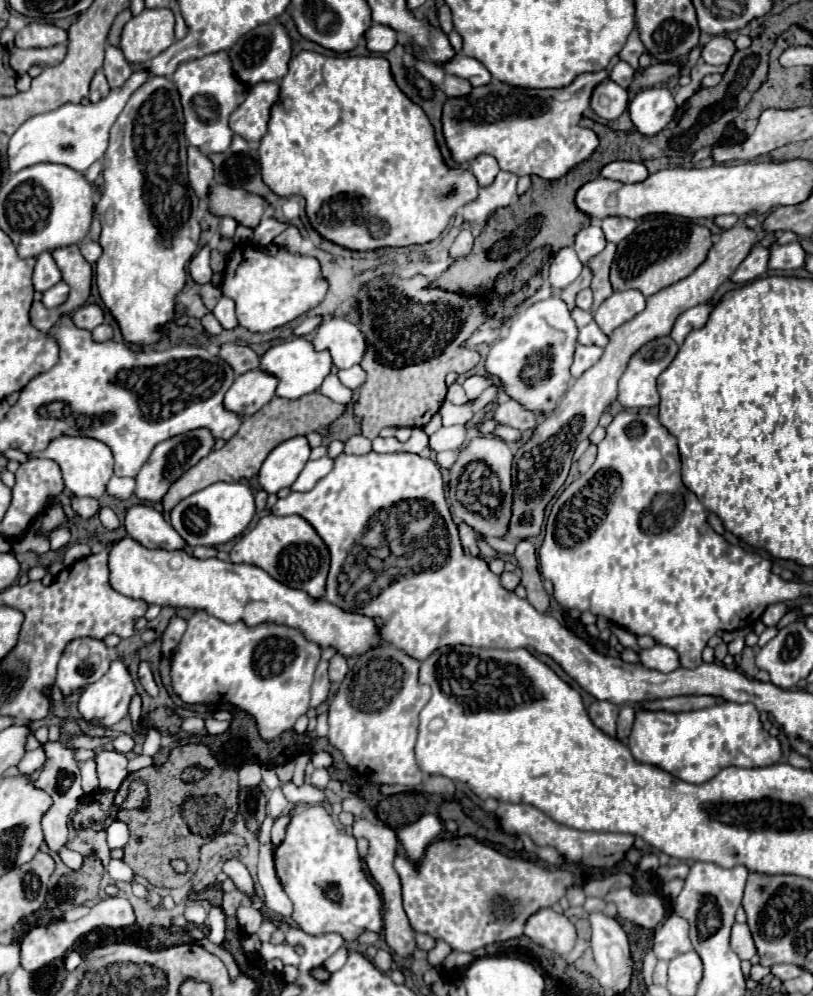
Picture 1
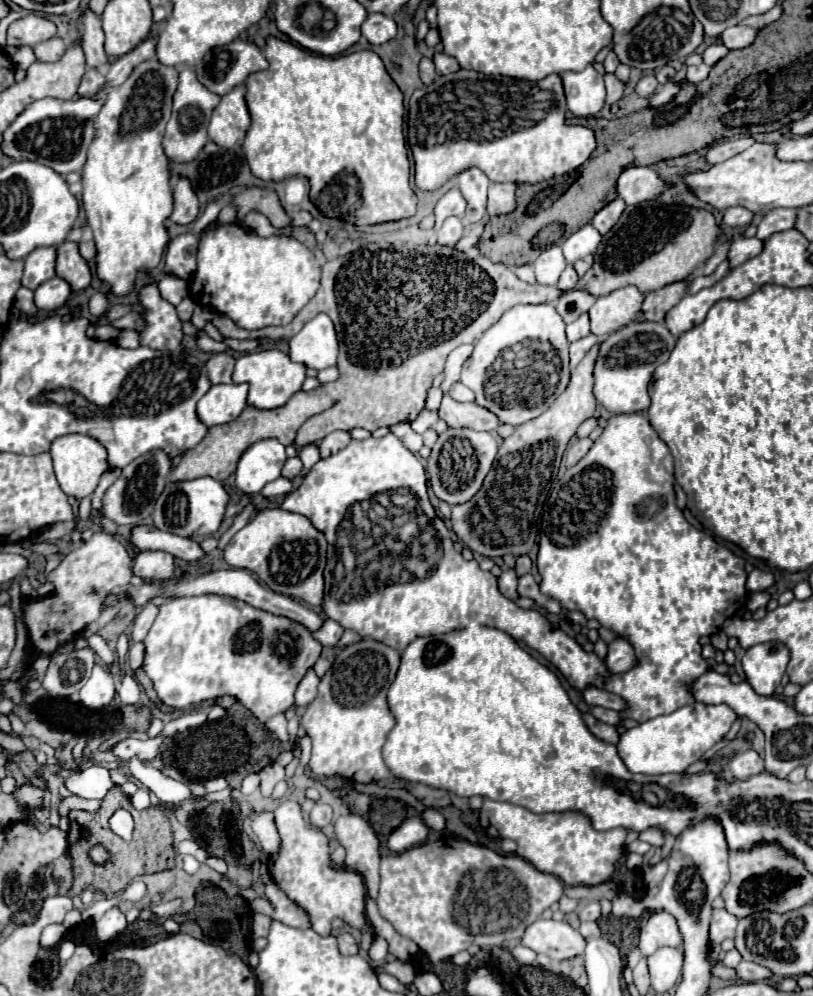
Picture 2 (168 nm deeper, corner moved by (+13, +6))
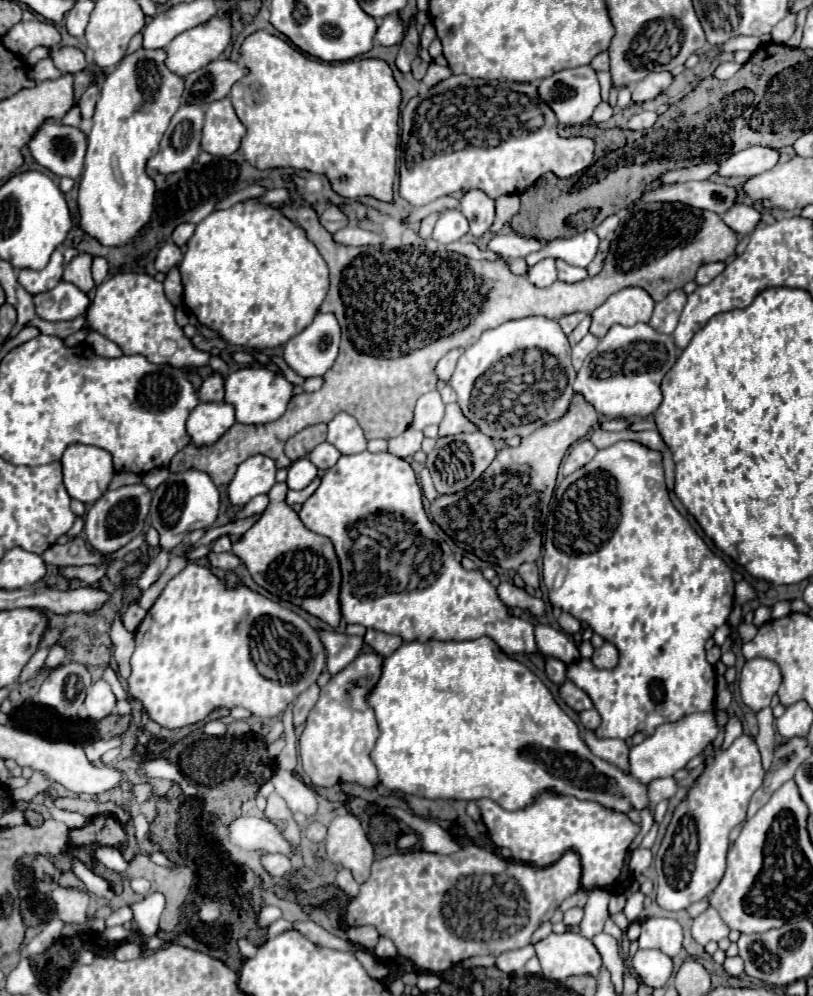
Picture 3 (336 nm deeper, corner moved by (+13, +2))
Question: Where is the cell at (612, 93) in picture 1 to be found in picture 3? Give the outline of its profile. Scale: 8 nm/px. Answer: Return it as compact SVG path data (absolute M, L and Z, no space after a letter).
M590 66L554 72L552 76L538 82L538 94L554 110L558 122L564 124L564 126L586 124L586 120L590 120L590 116L592 116L592 110L600 104L598 78L596 78L596 72Z

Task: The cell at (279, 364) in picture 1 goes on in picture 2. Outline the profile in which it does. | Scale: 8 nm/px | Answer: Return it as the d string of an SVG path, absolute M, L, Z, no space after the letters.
M280 348L258 350L238 358L232 380L250 384L250 394L248 394L250 406L256 406L260 410L272 410L272 408L284 406L288 398L302 388L302 382L306 380L306 366L300 362L292 362L288 352L282 352Z

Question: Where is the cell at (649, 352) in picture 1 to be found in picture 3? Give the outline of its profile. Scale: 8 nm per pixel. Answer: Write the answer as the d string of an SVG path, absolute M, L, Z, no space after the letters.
M614 324L600 340L598 348L586 356L578 370L574 392L582 394L582 398L606 418L646 418L660 406L660 382L674 366L678 354L672 336L660 334L648 324Z

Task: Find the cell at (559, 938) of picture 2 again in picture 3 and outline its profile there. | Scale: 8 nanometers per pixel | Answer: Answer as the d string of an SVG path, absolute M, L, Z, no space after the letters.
M576 932L550 934L536 946L538 960L542 964L542 974L548 980L566 980L570 976L590 974L598 976L602 968L602 958L596 946Z

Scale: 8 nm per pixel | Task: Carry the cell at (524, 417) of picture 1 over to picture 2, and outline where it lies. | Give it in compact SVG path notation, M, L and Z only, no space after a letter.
M444 396L440 404L440 418L446 420L452 428L472 428L472 430L496 430L500 426L500 420L494 412L488 408L476 404L476 402L456 402L450 396Z

